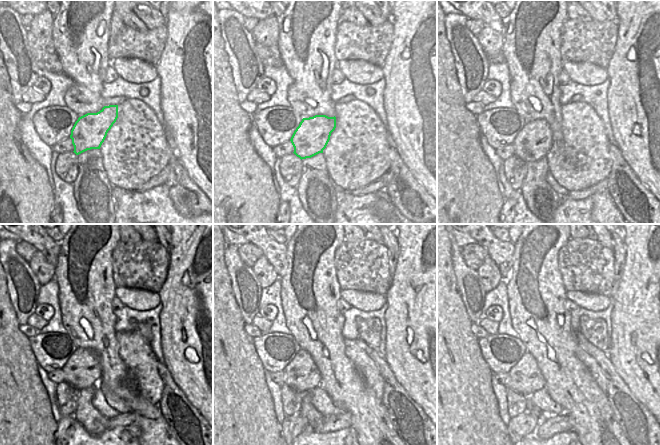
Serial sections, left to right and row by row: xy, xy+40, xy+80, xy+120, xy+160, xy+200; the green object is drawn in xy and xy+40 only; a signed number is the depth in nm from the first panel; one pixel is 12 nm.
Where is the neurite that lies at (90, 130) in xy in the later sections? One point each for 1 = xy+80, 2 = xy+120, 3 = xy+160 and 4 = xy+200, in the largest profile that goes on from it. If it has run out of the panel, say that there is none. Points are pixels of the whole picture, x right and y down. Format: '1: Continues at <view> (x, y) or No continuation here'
1: Continues at xy+80 (533, 142)
2: Continues at xy+120 (83, 369)
3: Continues at xy+160 (301, 374)
4: Continues at xy+200 (525, 378).

